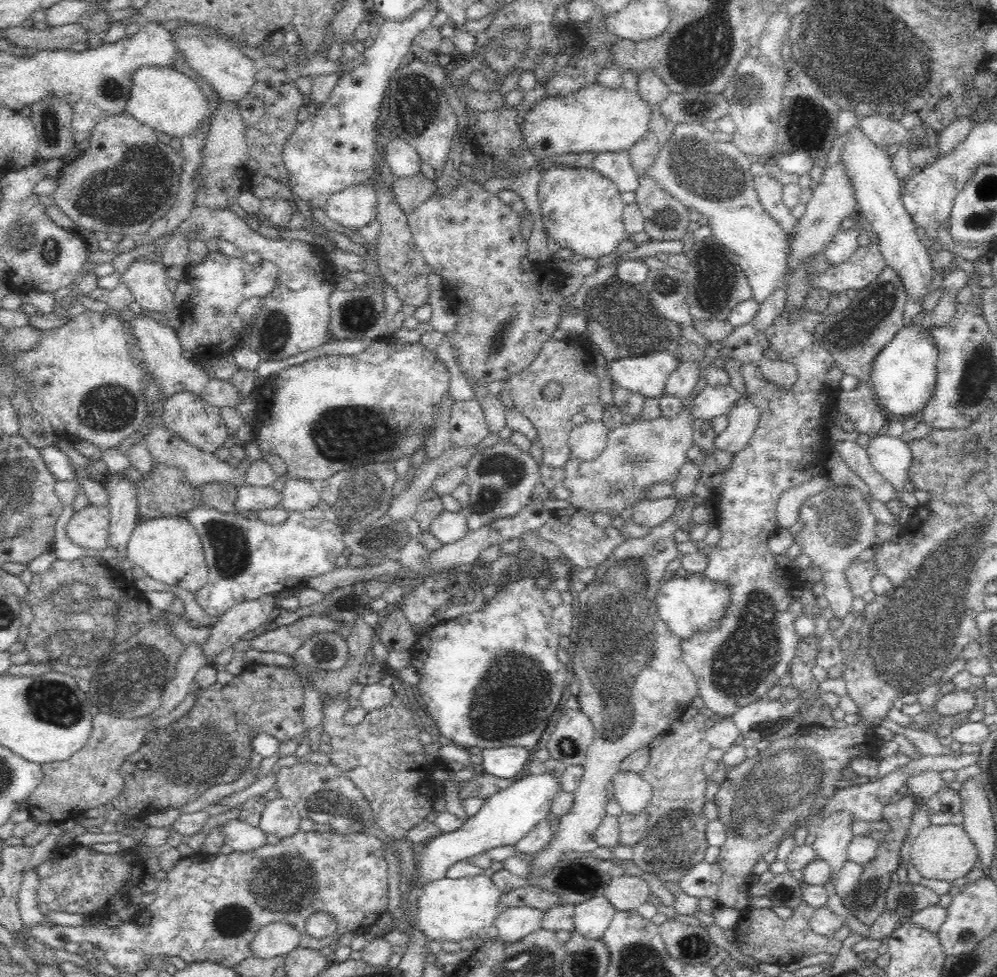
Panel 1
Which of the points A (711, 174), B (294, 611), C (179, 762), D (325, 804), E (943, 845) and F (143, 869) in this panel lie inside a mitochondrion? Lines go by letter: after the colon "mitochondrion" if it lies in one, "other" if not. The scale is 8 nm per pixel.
A: mitochondrion
B: other
C: mitochondrion
D: mitochondrion
E: other
F: other

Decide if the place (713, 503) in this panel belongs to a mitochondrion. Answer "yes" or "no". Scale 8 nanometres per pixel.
no

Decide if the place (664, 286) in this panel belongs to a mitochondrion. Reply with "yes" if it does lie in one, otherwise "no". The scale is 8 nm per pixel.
yes

